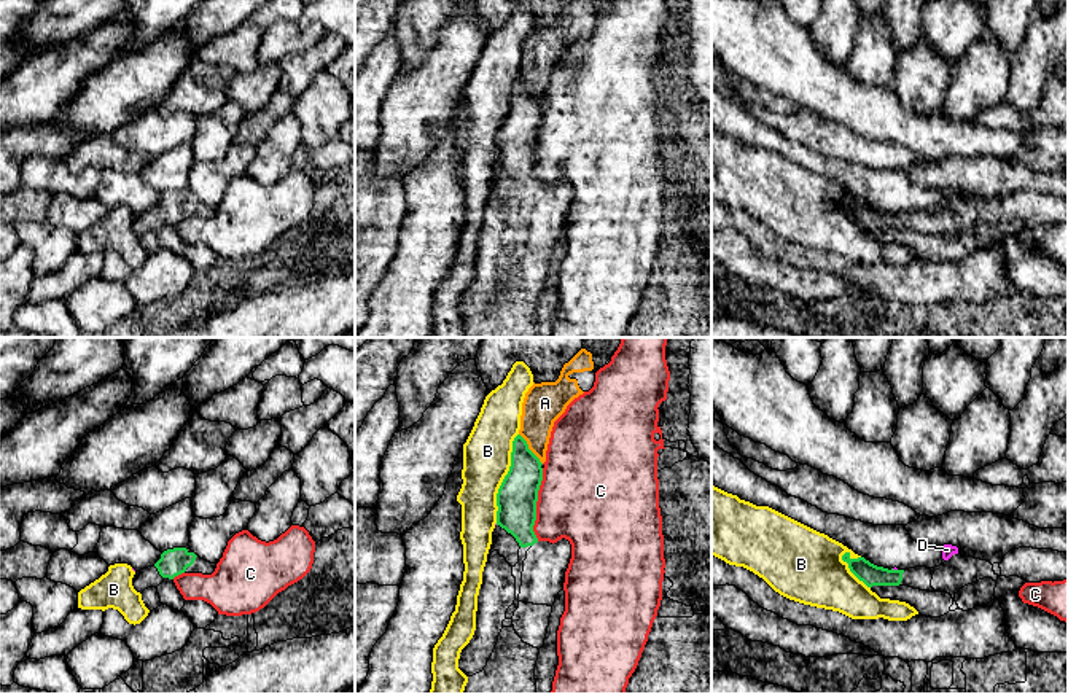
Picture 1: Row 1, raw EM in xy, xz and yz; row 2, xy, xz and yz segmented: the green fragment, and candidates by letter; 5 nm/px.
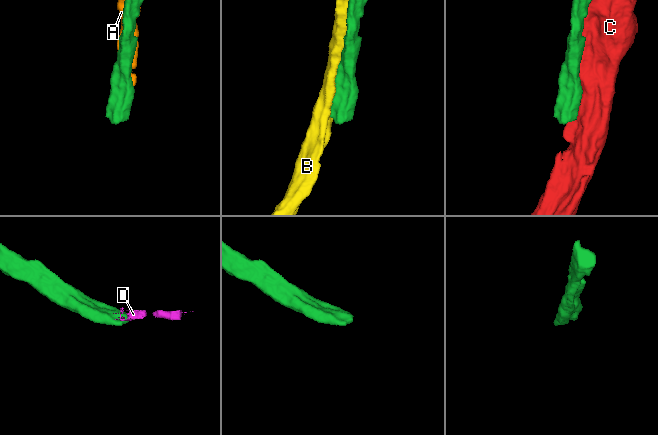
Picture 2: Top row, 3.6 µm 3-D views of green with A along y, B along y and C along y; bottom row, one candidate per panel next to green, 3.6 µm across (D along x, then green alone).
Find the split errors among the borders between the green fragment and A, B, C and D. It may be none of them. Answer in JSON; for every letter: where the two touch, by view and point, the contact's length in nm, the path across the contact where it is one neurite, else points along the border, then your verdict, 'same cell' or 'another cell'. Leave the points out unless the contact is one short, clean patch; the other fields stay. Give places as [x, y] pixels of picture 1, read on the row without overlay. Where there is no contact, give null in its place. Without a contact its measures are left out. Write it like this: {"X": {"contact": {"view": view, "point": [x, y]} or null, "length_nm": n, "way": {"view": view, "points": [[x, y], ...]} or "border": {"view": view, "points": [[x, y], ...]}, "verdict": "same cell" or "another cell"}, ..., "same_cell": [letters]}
{"A": {"contact": {"view": "xz", "point": [529, 93]}, "length_nm": 200, "verdict": "another cell"}, "B": {"contact": {"view": "xz", "point": [505, 121]}, "length_nm": 460, "verdict": "another cell"}, "C": {"contact": {"view": "xz", "point": [535, 148]}, "length_nm": 360, "verdict": "another cell"}, "D": {"contact": {"view": "yz", "point": [895, 214]}, "length_nm": 30, "border": {"view": "yz", "points": [[892, 212], [896, 214]]}, "verdict": "another cell"}, "same_cell": []}

